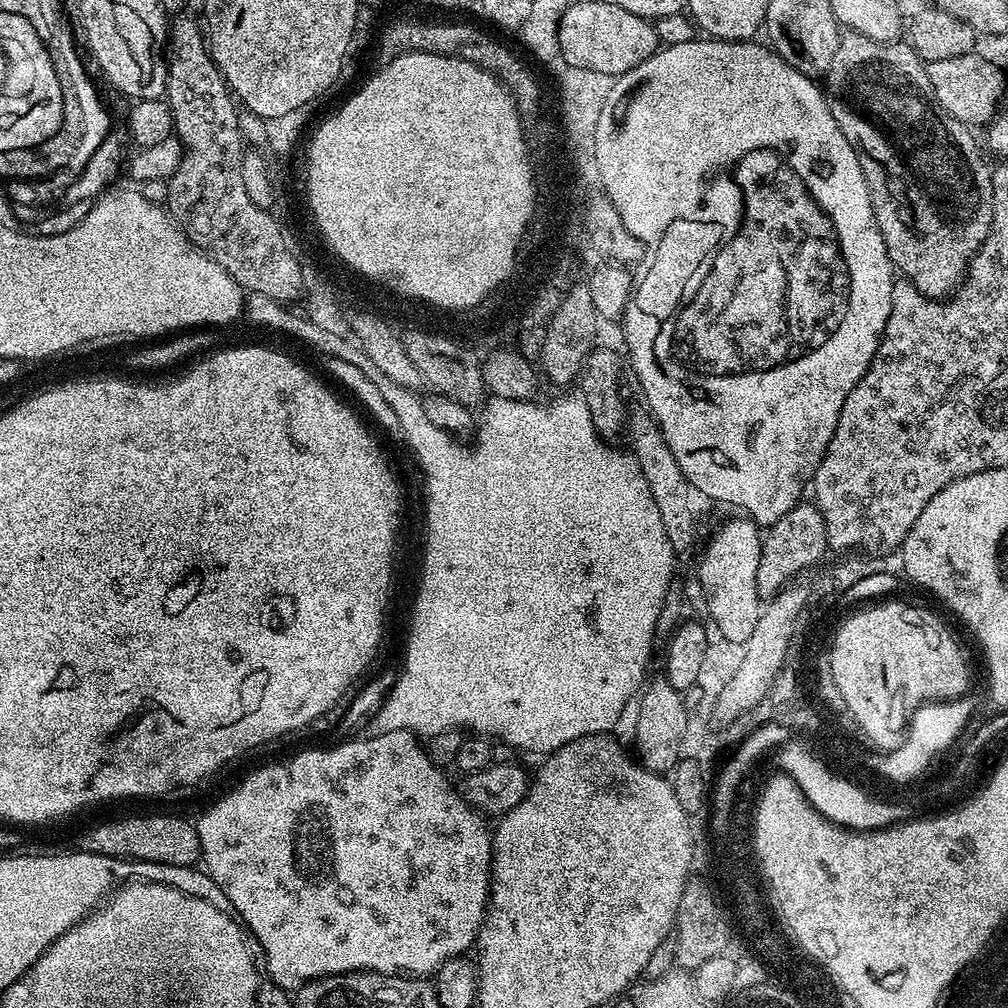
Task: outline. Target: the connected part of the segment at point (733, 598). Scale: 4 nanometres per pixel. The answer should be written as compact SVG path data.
M747 518L728 520L720 532L712 536L708 549L698 560L700 588L708 595L708 613L718 629L732 642L747 644L762 611L762 597L758 594L758 558L761 529Z

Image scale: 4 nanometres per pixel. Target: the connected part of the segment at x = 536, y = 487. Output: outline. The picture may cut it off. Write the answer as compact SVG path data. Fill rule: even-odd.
M272 308L272 324L296 328L296 332L304 332L304 336L312 336L312 340L320 340L320 348L332 348L332 352L340 352L340 358L344 356L340 361L341 365L346 366L352 360L347 367L366 374L370 381L378 386L379 393L398 416L405 442L411 448L412 454L417 455L422 461L422 466L427 469L431 479L431 497L434 501L430 547L427 551L427 569L423 574L419 604L416 604L415 628L412 628L407 671L404 671L403 680L400 680L399 688L396 688L392 700L388 701L388 707L376 718L372 730L387 732L388 729L396 727L407 727L433 736L459 728L485 738L495 738L497 741L500 739L502 743L509 744L512 748L521 748L524 752L547 754L558 750L566 742L574 742L583 736L593 736L602 732L614 720L622 720L625 715L624 707L631 702L636 691L635 696L641 691L645 683L644 671L648 668L652 644L654 645L656 640L655 623L658 621L659 611L662 610L663 599L666 598L667 586L674 577L670 539L664 536L660 511L652 494L648 494L646 490L648 484L643 474L636 472L631 461L610 452L596 440L588 413L575 400L561 400L547 409L540 408L532 398L489 399L479 409L480 416L478 412L478 423L474 428L476 441L473 442L472 448L467 448L456 441L459 439L454 438L453 433L434 426L434 422L426 418L421 397L419 395L416 397L417 393L411 387L399 384L389 376L382 376L356 348L340 344L340 339L324 336L324 332L316 332L316 328L304 328L300 320L292 320L292 316L284 316L284 312L276 312L276 308Z

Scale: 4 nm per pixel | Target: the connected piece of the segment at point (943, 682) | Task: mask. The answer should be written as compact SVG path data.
M876 602L861 607L861 612L853 611L852 620L835 629L840 640L831 637L831 641L836 644L836 649L831 651L834 654L832 664L836 680L840 680L842 695L848 696L850 711L856 712L860 724L868 728L868 736L872 736L875 744L895 743L896 736L902 735L902 728L909 725L921 705L951 702L969 691L968 683L972 680L968 660L959 642L934 613L924 608L915 608L912 604L888 603Z

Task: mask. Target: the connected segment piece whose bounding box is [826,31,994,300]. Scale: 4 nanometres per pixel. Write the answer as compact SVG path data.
M845 31L843 35L841 35L840 41L838 42L838 51L834 54L834 62L830 62L830 70L828 71L828 75L826 77L826 95L828 98L828 105L830 106L830 114L834 114L834 122L838 122L838 130L842 130L842 134L846 138L846 142L850 142L850 146L854 146L854 154L858 154L858 162L862 166L862 174L866 178L868 189L872 195L872 209L876 215L876 225L882 234L882 238L886 242L888 257L892 259L895 271L899 273L903 279L911 282L911 284L913 284L913 286L915 286L922 295L929 296L931 300L939 300L941 298L951 296L952 293L964 283L964 277L968 270L968 263L972 261L972 255L982 246L982 242L986 242L988 233L992 231L992 219L994 218L994 186L992 185L992 168L990 167L990 164L987 164L987 162L984 161L985 153L982 151L982 148L982 153L980 153L980 148L976 145L975 138L972 137L973 129L969 127L969 125L962 123L961 120L955 120L953 116L946 114L946 110L942 110L942 106L934 94L934 86L930 86L930 78L928 77L928 70L925 61L921 60L919 54L904 42L883 44L874 38L866 38L857 32Z

